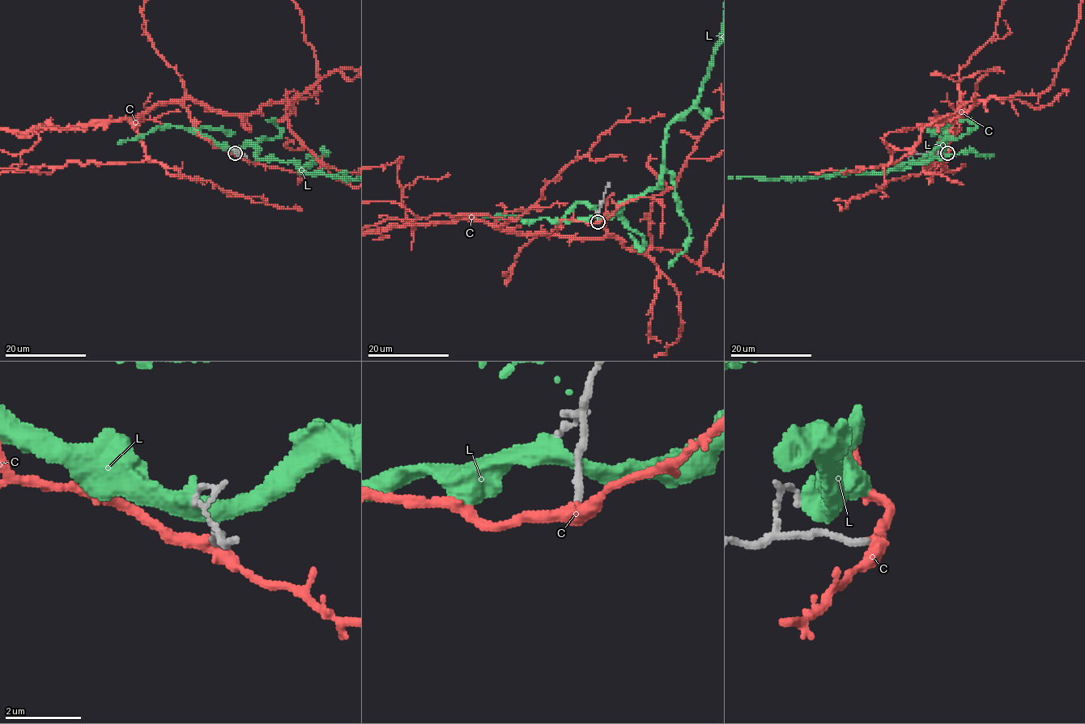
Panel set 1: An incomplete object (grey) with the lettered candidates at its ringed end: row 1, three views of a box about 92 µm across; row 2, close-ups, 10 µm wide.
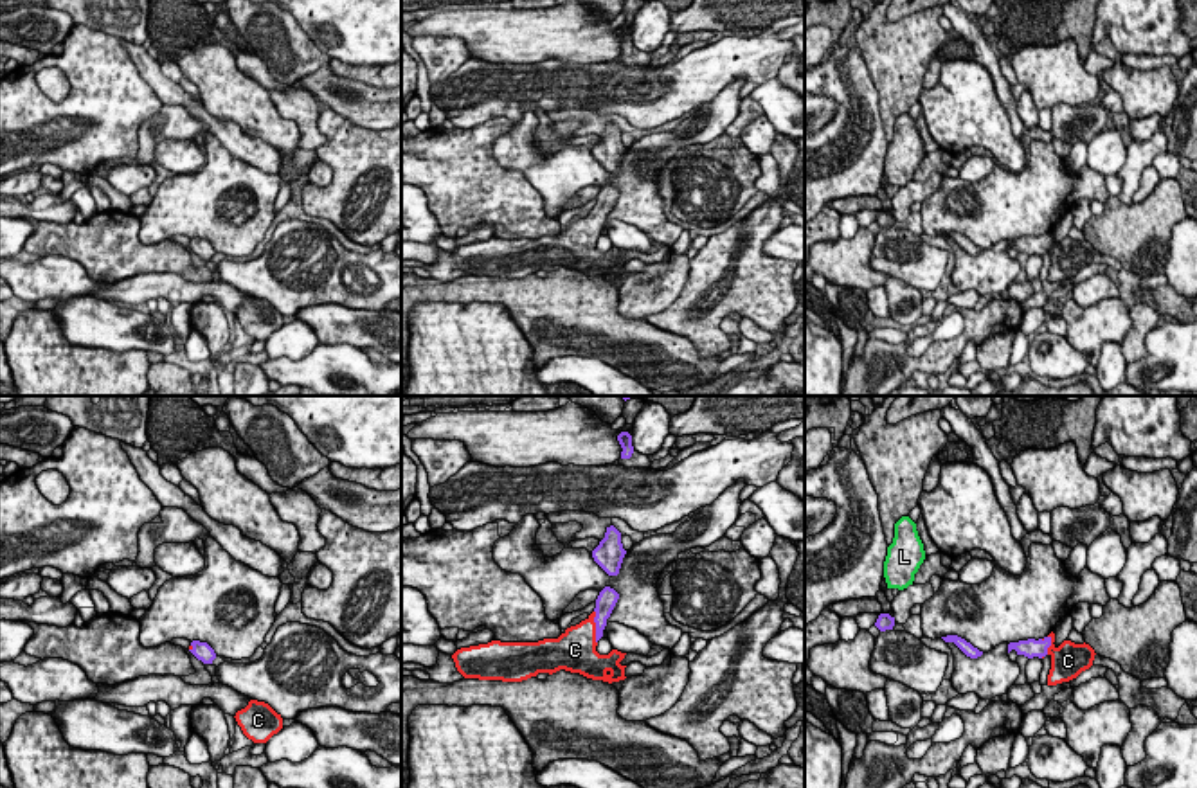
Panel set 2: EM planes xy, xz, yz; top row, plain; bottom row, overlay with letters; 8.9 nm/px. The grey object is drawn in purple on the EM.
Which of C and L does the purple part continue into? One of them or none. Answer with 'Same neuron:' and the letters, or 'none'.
Same neuron: C

